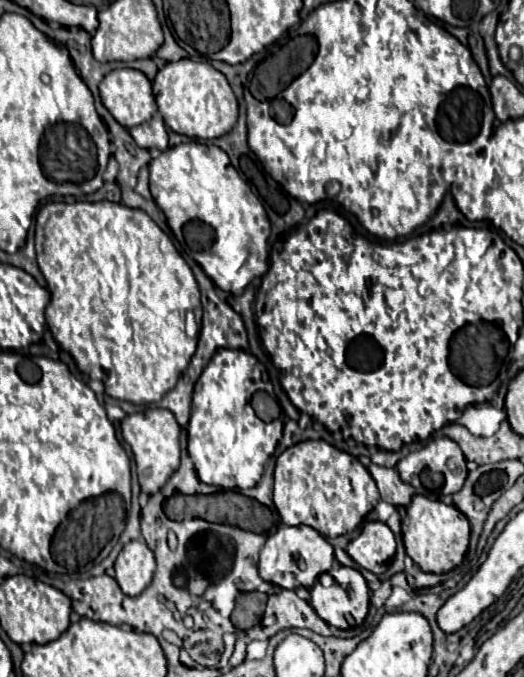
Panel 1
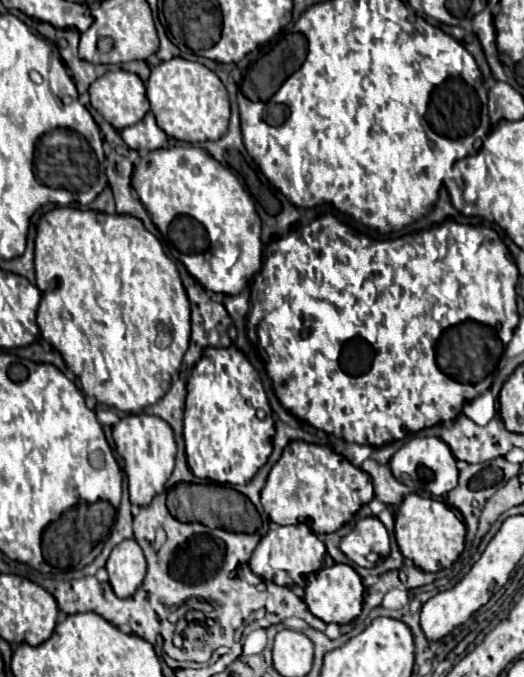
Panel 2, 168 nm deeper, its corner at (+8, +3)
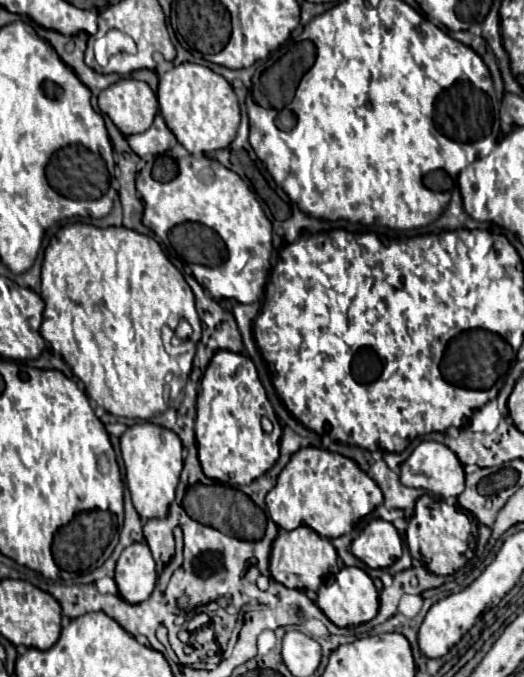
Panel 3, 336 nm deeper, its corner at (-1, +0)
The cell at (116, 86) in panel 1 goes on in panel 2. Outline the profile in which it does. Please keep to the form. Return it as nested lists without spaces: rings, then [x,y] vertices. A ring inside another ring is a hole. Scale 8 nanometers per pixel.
[[[127,70],[105,72],[89,86],[89,96],[91,106],[117,130],[137,124],[149,110],[145,84]]]

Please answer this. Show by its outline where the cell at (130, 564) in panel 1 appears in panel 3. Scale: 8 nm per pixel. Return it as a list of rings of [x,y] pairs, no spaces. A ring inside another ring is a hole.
[[[132,543],[126,547],[116,563],[116,585],[126,603],[146,601],[156,587],[156,565],[146,543]]]

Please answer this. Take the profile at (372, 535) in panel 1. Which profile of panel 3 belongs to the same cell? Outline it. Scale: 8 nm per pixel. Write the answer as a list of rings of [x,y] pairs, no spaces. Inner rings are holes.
[[[374,519],[366,525],[360,537],[352,541],[350,551],[370,569],[384,569],[400,559],[403,543],[392,523],[384,519]]]

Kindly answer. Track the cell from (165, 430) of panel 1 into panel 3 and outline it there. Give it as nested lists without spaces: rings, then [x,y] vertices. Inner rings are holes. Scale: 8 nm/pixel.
[[[138,423],[128,427],[120,437],[120,449],[134,509],[142,519],[164,519],[174,501],[174,489],[182,471],[182,441],[170,429],[154,423]]]

